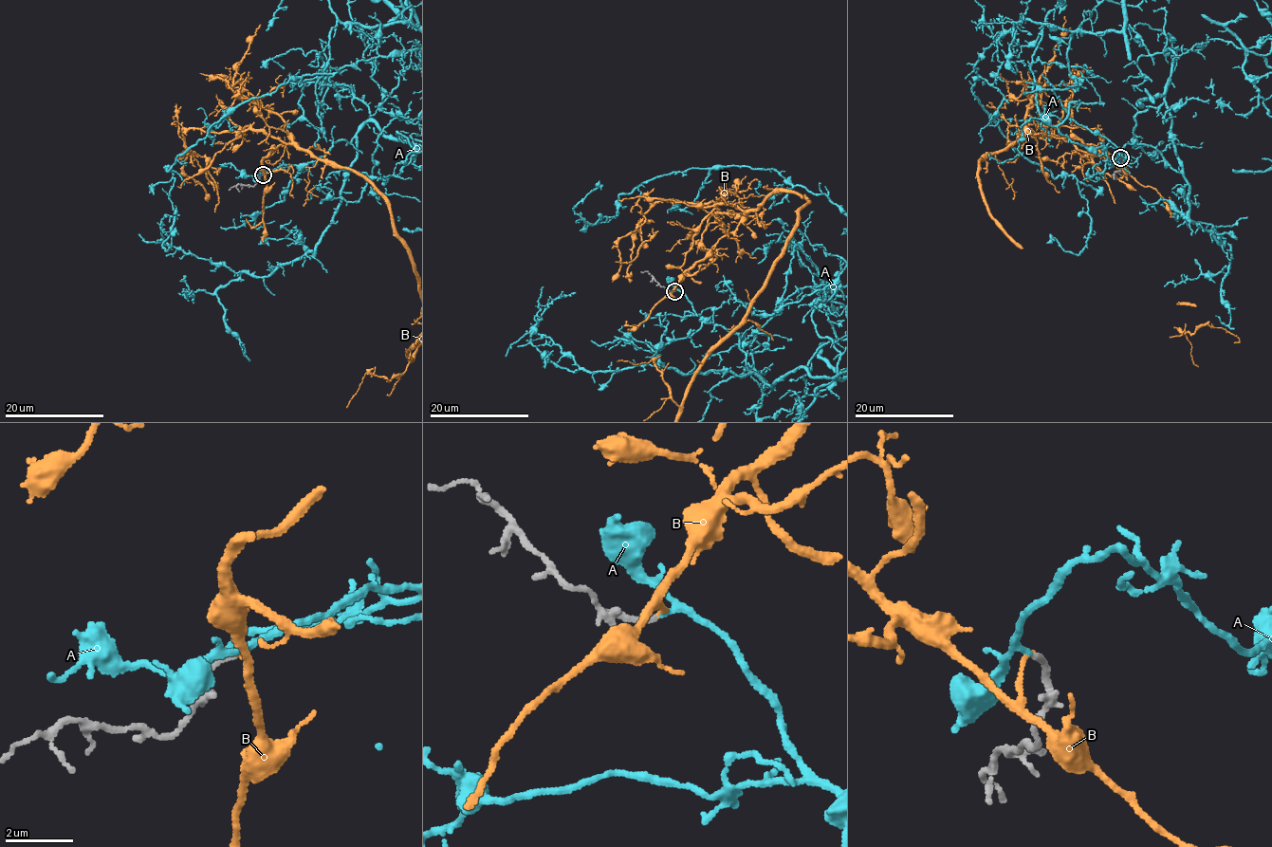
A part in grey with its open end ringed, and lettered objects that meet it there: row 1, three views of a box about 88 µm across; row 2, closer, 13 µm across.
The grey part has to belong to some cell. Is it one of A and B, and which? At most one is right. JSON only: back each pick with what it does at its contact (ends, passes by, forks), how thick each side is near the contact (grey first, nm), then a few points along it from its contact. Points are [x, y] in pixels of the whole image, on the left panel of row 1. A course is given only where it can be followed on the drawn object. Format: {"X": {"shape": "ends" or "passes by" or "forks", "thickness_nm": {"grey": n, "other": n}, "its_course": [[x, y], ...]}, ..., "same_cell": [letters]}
{"A": {"shape": "passes by", "thickness_nm": {"grey": 150, "other": 150}}, "same_cell": ["A"]}

